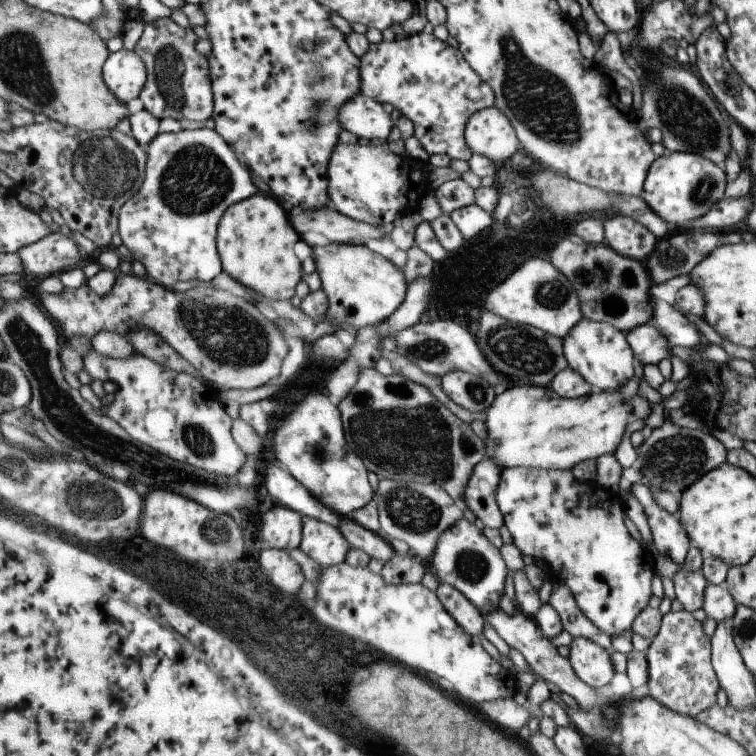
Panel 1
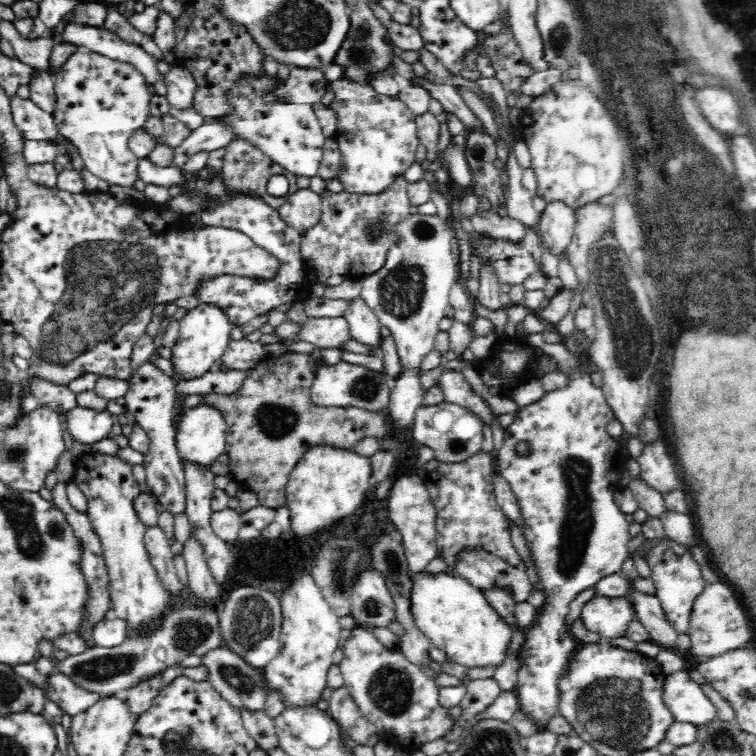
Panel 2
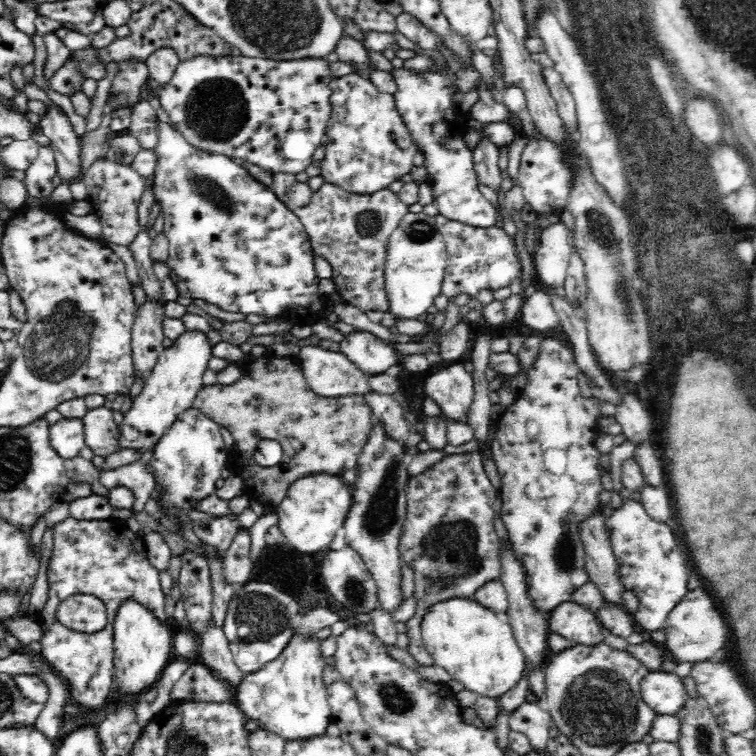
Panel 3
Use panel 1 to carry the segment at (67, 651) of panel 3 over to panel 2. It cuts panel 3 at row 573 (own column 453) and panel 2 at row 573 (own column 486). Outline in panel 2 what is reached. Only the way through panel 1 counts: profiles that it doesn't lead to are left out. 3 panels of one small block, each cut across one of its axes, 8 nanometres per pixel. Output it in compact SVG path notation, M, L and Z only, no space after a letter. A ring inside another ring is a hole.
M59 481L51 492L55 508L64 516L66 523L73 531L74 539L81 549L79 568L83 575L82 580L86 583L86 586L84 586L84 589L86 589L86 598L82 600L82 606L80 606L80 622L75 632L77 632L79 638L85 643L84 650L88 650L97 646L96 641L94 641L94 628L104 619L111 617L108 565L106 565L102 541L100 541L100 537L94 531L92 522L89 520L87 514L79 514L74 511L74 508L72 508L70 502L67 500L67 488L62 485L62 482Z

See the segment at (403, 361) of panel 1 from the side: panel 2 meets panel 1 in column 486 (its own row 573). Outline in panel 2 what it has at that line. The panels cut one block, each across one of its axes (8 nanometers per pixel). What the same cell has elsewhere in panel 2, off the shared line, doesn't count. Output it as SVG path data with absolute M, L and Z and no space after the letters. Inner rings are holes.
M418 476L400 478L390 490L387 509L392 522L397 526L405 548L405 554L412 574L422 574L436 553L435 507L430 501L426 485Z

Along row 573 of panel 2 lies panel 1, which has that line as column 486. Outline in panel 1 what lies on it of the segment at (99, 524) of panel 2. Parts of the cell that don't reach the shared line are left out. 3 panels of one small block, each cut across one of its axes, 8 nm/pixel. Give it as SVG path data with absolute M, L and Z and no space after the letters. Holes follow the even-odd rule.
M498 106L482 110L472 119L467 142L475 154L488 156L500 166L523 147L517 128Z

